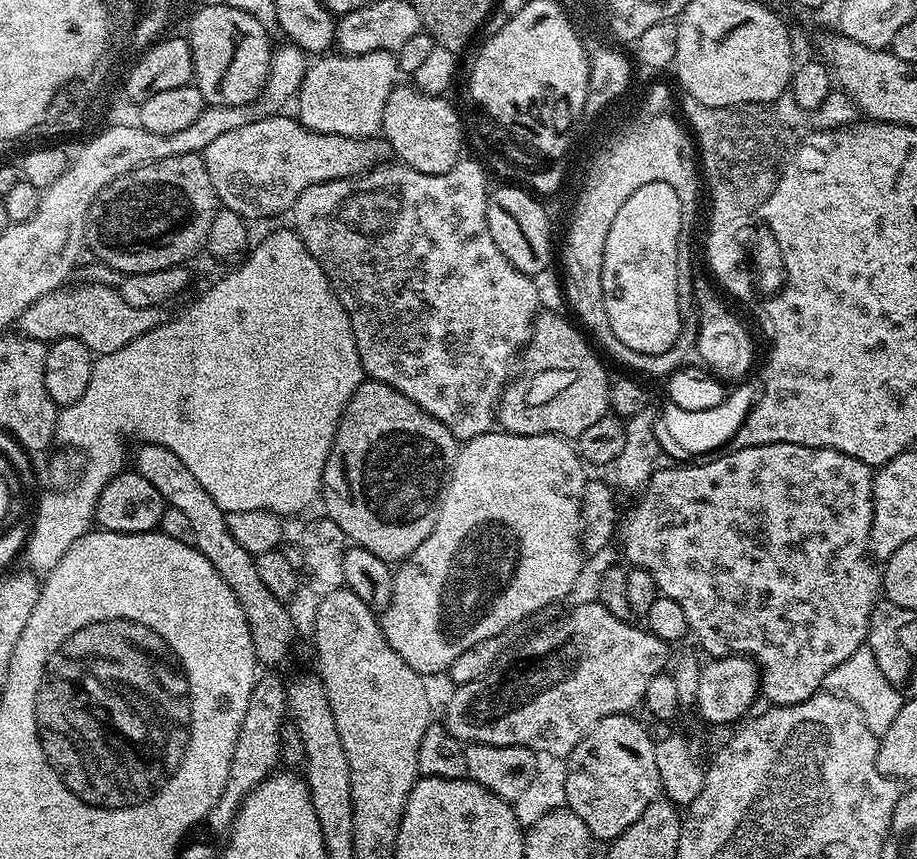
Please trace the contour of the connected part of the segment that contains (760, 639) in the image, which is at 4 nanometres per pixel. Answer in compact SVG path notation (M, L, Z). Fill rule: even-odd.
M767 444L766 446L750 446L746 450L738 450L737 452L728 450L722 454L713 455L711 458L705 459L703 462L688 462L683 466L669 466L655 472L649 478L646 487L639 493L640 501L629 510L623 513L622 519L618 524L618 544L620 540L620 548L624 551L627 562L633 568L644 568L650 574L650 578L654 578L657 593L666 598L674 598L674 602L678 602L682 606L682 610L686 613L686 622L688 623L689 633L705 648L709 653L709 657L718 656L751 656L756 661L756 666L760 670L760 692L768 699L767 703L772 706L790 706L798 702L809 700L811 696L816 695L824 687L824 679L826 674L830 674L830 670L834 670L834 666L838 666L838 662L846 662L846 658L850 658L850 654L854 654L854 650L865 647L868 638L868 627L870 626L870 614L874 610L874 606L882 596L882 572L874 563L873 557L868 551L868 539L870 538L870 526L872 525L872 478L874 470L870 465L858 462L858 458L850 458L850 454L842 454L838 450L830 450L829 448L807 448L806 446L798 446L797 444Z

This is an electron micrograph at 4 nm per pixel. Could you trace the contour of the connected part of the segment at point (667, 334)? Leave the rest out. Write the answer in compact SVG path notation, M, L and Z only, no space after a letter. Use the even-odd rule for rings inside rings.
M655 180L654 182L646 182L646 186L638 186L638 190L634 190L634 194L630 194L630 198L626 198L626 202L622 202L622 210L618 210L618 215L614 217L614 223L610 226L610 234L606 234L606 254L602 262L604 313L610 320L610 327L618 336L619 341L625 346L630 346L633 350L638 350L639 353L662 354L676 346L681 339L682 313L678 306L678 270L676 269L676 263L678 262L680 221L683 219L685 219L685 215L682 211L682 202L678 198L674 186L670 186L664 180Z

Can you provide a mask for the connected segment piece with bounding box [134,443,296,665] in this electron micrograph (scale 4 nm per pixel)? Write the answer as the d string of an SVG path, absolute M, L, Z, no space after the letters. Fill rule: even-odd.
M141 443L140 449L136 452L136 464L134 470L162 498L167 507L180 511L189 520L194 534L194 544L196 549L203 554L206 562L218 570L222 582L234 590L234 598L238 598L238 606L242 606L242 614L246 614L246 622L250 626L250 636L254 638L254 650L256 659L261 665L280 664L292 652L292 643L296 640L296 624L292 621L292 616L288 613L289 605L283 600L274 598L270 594L269 588L262 583L262 577L258 574L256 557L246 551L237 540L234 534L230 534L230 526L226 526L224 511L206 494L202 487L202 482L194 478L194 473L174 450L170 450L164 444Z

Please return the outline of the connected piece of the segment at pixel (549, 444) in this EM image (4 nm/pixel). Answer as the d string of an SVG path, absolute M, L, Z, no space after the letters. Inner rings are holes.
M493 430L484 432L473 440L463 441L462 447L456 453L452 476L448 480L448 485L444 487L438 522L434 530L430 530L430 538L426 538L426 542L422 542L422 546L418 546L418 550L414 550L414 554L408 556L407 560L395 569L396 585L387 608L383 609L379 617L380 629L384 632L386 642L390 642L390 646L398 650L398 654L402 654L406 666L410 666L425 678L431 678L435 672L447 673L454 658L458 658L458 654L478 646L478 642L486 642L486 638L504 636L507 628L522 623L527 616L532 616L535 612L540 612L571 594L572 587L580 576L580 567L586 559L582 551L580 527L580 505L584 503L586 495L584 471L586 465L580 459L579 452L562 436L519 436L503 430Z

